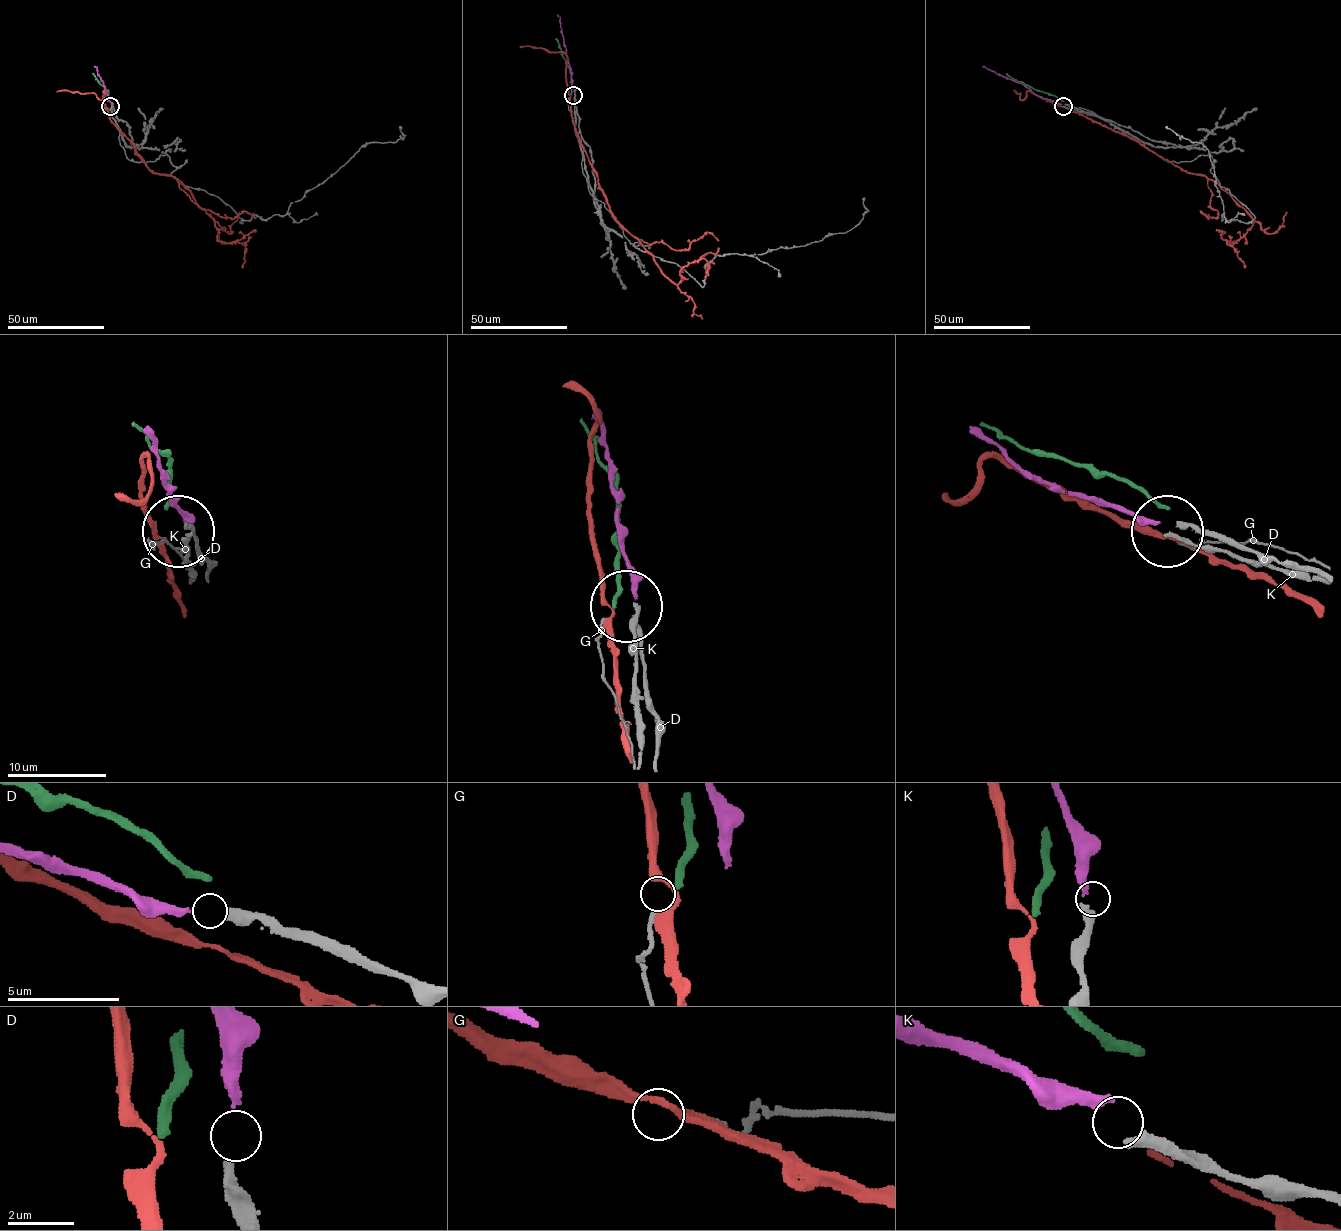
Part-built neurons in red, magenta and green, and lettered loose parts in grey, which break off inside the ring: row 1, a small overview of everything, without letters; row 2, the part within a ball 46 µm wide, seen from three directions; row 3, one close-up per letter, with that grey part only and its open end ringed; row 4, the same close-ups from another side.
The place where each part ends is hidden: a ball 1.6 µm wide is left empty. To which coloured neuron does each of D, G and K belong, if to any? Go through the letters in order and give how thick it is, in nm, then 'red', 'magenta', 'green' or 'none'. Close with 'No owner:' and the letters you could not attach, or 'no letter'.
D: 380 nm | none
G: 170 nm | none
K: 400 nm | none
No owner: D, G, K

